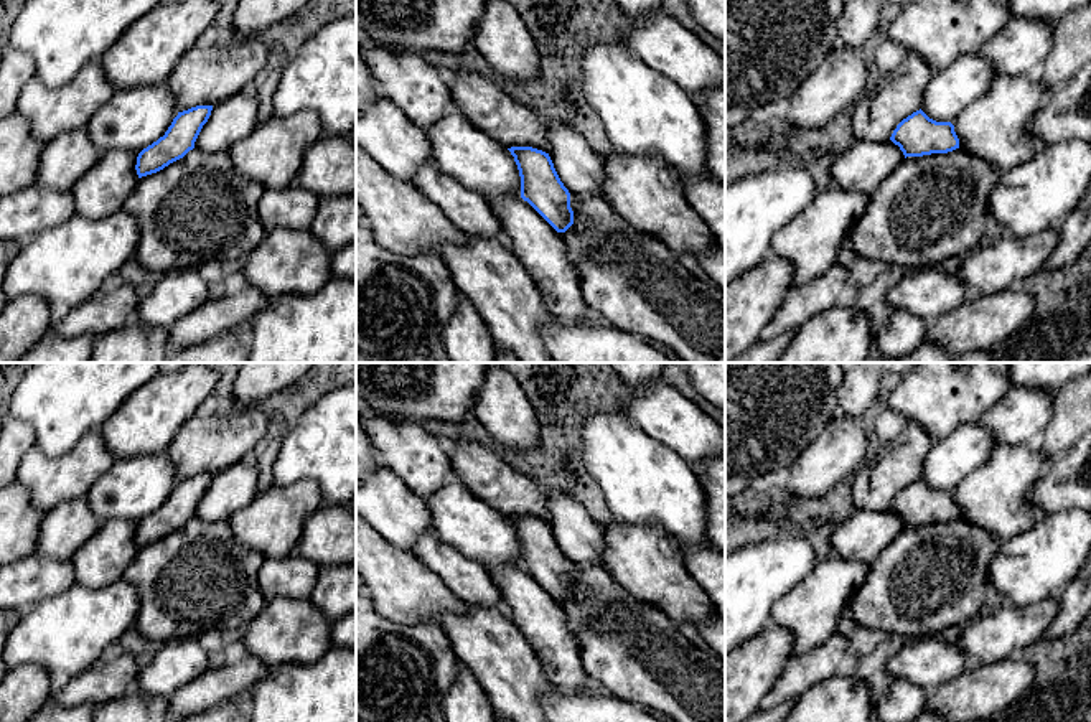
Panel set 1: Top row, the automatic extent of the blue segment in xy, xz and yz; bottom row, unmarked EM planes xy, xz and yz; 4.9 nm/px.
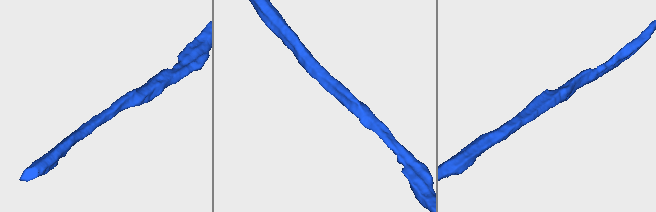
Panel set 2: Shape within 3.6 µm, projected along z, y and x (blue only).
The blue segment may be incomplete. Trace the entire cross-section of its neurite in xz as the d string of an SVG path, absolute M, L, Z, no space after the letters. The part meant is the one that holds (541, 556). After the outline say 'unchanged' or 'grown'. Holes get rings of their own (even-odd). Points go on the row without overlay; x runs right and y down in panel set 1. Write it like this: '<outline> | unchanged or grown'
M532 516L508 518L521 546L521 567L527 570L557 602L574 593L570 562L560 551L549 523Z | unchanged

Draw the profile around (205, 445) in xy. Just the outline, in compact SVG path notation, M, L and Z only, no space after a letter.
M262 406L234 407L222 415L191 417L176 434L166 453L176 466L178 481L196 475L214 475L247 458L269 425Z

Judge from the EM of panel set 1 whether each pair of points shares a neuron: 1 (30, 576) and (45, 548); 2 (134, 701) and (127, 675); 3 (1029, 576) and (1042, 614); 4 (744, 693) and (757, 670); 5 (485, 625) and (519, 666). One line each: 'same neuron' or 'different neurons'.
1: different neurons
2: different neurons
3: different neurons
4: same neuron
5: same neuron

